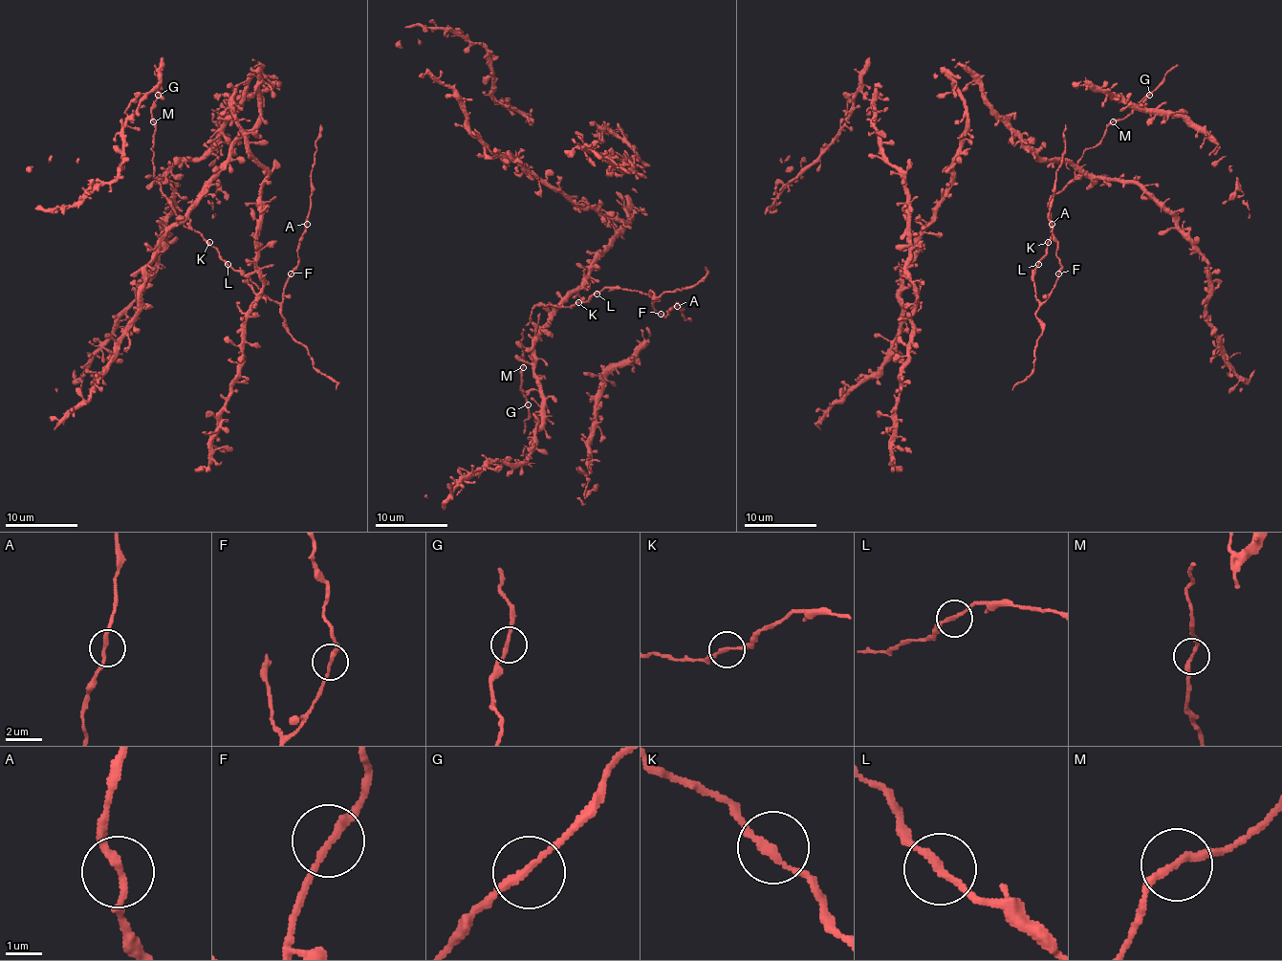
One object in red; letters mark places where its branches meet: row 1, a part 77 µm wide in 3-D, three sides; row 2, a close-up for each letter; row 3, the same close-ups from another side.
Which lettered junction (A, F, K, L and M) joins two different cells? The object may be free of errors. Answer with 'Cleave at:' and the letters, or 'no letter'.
Cleave at: no letter

